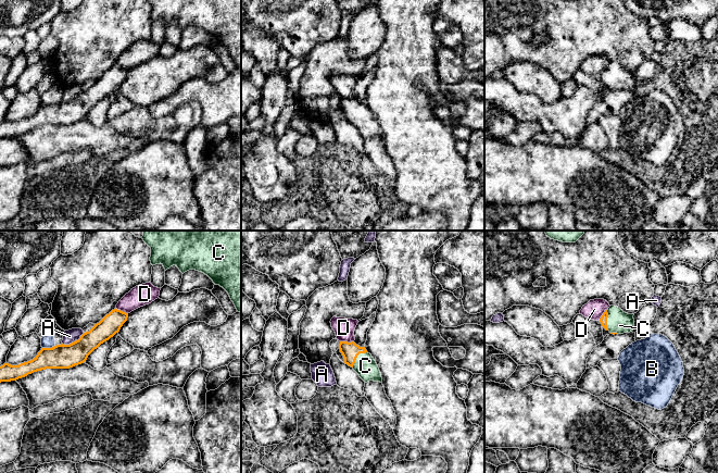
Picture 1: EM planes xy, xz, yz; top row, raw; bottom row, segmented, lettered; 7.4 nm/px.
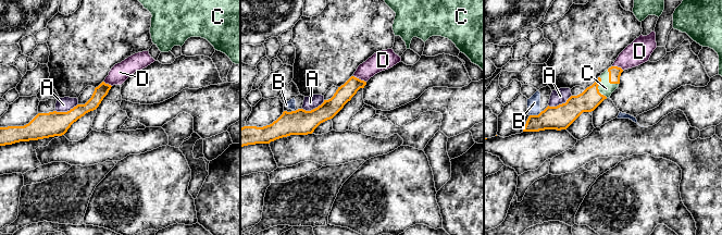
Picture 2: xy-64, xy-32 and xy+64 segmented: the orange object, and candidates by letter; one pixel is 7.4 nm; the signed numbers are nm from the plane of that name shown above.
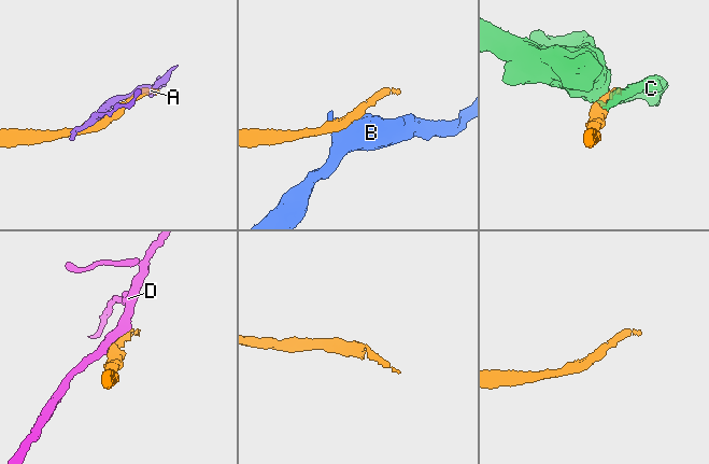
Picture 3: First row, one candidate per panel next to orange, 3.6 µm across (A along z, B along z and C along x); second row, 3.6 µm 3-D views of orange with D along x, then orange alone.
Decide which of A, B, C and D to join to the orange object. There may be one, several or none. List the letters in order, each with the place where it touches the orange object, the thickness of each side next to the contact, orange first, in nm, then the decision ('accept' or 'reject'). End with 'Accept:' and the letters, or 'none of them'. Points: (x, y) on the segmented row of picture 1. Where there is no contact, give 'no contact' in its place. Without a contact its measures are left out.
A: xy (74, 341) | 180/100 nm | reject
B: xy (48, 348) | 180/100 nm | reject
C: xz (356, 357) | 130/160 nm | accept
D: xz (347, 341) | 130/150 nm | reject
Accept: C

